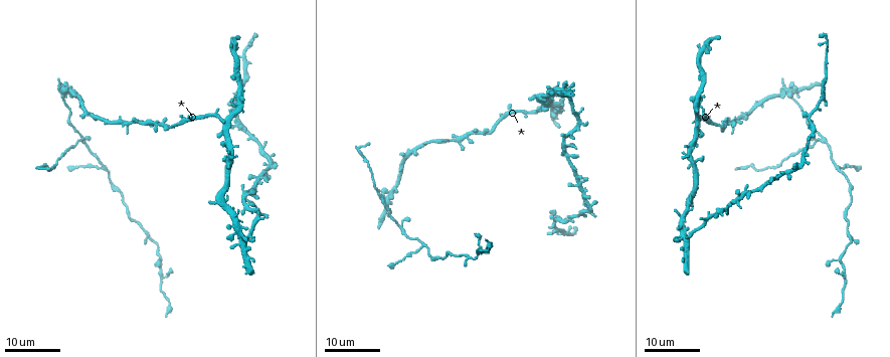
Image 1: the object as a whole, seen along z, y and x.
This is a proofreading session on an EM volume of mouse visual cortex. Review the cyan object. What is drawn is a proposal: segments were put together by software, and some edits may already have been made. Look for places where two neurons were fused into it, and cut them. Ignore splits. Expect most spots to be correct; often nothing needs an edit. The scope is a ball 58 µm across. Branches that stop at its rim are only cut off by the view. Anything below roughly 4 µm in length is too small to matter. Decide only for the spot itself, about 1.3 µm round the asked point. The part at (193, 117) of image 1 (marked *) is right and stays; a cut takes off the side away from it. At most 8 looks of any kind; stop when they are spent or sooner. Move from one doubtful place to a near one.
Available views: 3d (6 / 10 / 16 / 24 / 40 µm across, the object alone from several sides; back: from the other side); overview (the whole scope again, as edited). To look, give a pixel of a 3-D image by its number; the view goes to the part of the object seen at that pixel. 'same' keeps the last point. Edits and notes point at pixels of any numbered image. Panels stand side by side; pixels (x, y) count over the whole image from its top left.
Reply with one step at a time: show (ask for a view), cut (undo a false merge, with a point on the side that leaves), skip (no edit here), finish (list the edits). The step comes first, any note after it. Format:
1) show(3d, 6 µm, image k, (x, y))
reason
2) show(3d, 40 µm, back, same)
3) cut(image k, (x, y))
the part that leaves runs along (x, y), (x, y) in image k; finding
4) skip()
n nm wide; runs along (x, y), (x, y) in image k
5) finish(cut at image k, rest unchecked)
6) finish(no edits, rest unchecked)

show(3d, 16 µm, image 1, (104, 166))
branch point

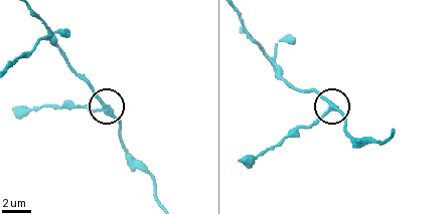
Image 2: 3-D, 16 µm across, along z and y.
show(3d, 10 µm, image 2, (103, 109))

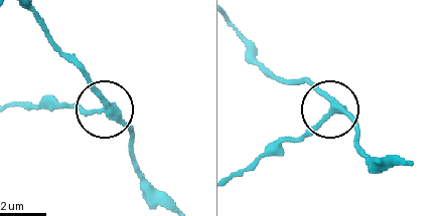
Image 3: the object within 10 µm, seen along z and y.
skip()
3 arms; runs along (32, 14), (49, 43), (85, 77), (102, 111), (51, 106) in image 3; one neuron here

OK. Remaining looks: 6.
show(3d, 16 µm, image 1, (472, 258))
thin arm on a thick one

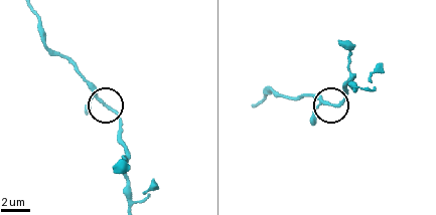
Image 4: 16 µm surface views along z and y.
show(3d, 6 µm, image 4, (327, 102))

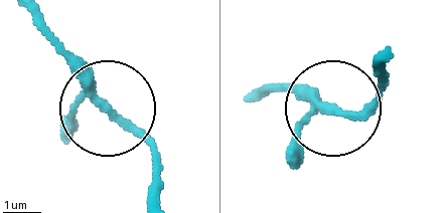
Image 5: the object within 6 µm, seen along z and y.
show(3d, 6 µm, back, image 5, (335, 111))

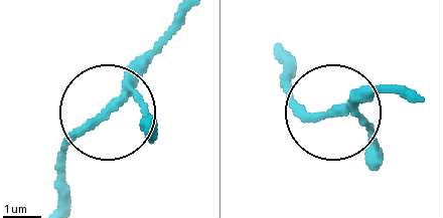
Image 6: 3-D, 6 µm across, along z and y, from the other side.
skip()
170 nm wide; one neuron here

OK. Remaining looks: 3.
show(3d, 24 µm, image 1, (131, 218))
sudden change in width

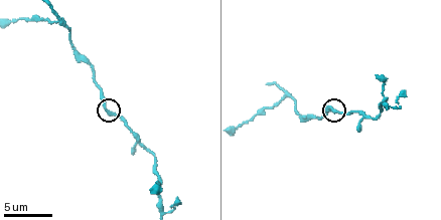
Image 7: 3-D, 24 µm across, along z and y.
show(3d, 6 µm, image 7, (107, 109))

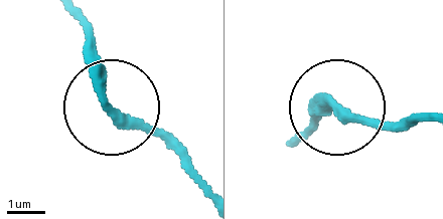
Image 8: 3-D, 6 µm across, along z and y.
skip()
runs along (71, 16), (107, 102), (189, 157) in image 8; continuous, no second neuron

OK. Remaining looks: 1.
finish(no edits, rest unchecked)

